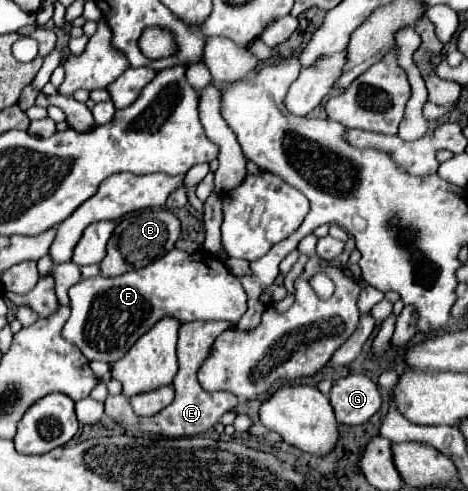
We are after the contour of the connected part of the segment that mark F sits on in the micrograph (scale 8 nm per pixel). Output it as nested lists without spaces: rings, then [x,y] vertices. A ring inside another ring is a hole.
[[[171,250],[163,258],[151,262],[145,268],[131,270],[117,278],[105,278],[101,274],[79,280],[69,290],[69,304],[71,316],[63,326],[63,338],[73,342],[87,360],[103,360],[107,364],[117,362],[127,350],[161,318],[171,316],[179,322],[193,322],[193,320],[240,320],[247,310],[247,294],[237,276],[233,276],[227,266],[209,252],[209,262],[199,256],[191,256],[185,250]]]

